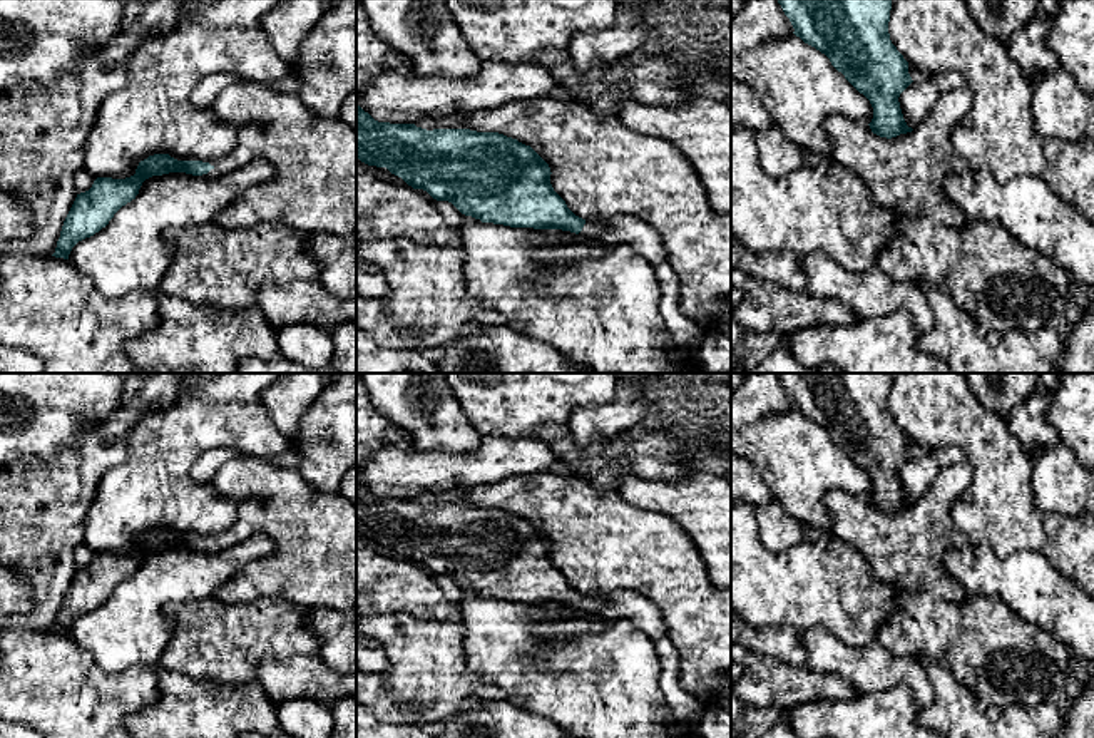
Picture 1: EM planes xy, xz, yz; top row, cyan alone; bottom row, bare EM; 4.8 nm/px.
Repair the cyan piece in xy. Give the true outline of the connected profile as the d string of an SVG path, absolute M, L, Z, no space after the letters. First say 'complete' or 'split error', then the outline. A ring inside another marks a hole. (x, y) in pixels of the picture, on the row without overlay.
split error | M251 499L238 505L236 522L217 536L177 536L169 529L154 529L141 536L130 552L97 552L89 566L77 569L52 631L69 634L79 616L99 607L122 581L135 574L146 554L169 547L216 552L259 534L263 519L261 502Z

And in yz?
complete | M776 373L790 393L795 410L805 418L825 428L831 440L863 469L872 482L873 494L868 499L880 512L897 512L912 507L907 500L898 472L913 457L908 437L890 415L888 397L890 373Z

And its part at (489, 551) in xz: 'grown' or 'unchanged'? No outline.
grown

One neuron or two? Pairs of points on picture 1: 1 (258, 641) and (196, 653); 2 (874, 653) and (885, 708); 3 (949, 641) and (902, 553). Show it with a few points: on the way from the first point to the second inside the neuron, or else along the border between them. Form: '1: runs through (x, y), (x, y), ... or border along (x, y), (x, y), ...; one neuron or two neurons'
1: runs through (243, 641), (211, 641); one neuron
2: border along (862, 695), (905, 686), (919, 707); two neurons
3: border along (904, 591), (930, 593), (934, 596); two neurons

